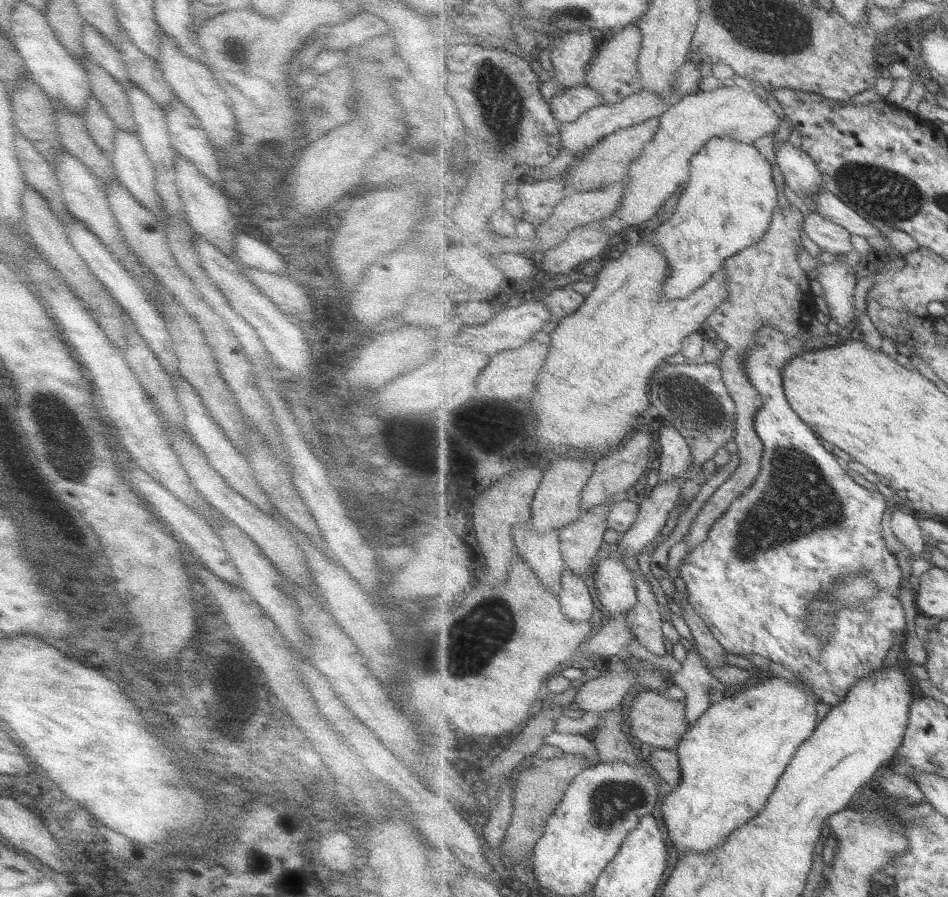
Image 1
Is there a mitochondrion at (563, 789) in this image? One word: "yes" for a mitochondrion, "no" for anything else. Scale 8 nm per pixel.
no

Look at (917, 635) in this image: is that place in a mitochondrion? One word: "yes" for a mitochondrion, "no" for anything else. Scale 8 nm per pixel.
no

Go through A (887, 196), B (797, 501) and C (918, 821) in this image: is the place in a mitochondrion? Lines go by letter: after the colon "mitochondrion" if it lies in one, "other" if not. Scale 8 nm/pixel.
A: mitochondrion
B: mitochondrion
C: mitochondrion

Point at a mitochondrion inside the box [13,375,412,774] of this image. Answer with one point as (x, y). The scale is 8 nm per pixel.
(58, 457)

